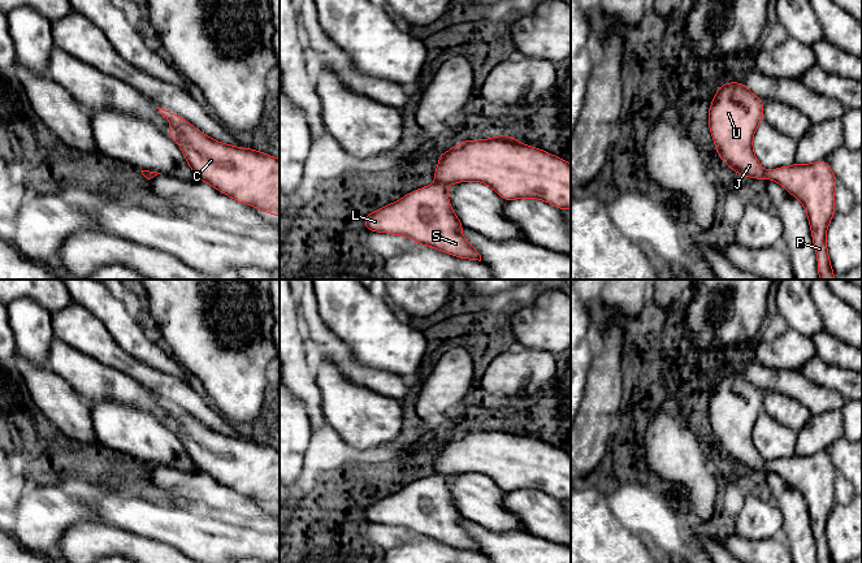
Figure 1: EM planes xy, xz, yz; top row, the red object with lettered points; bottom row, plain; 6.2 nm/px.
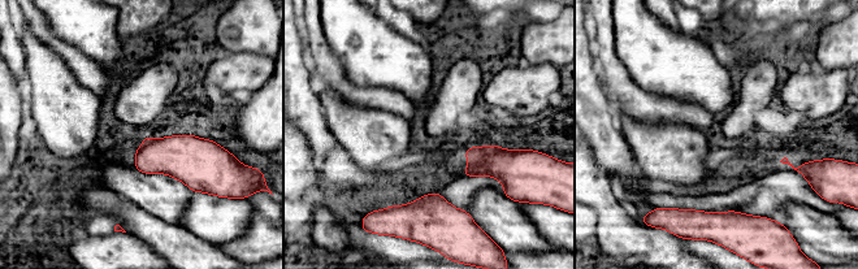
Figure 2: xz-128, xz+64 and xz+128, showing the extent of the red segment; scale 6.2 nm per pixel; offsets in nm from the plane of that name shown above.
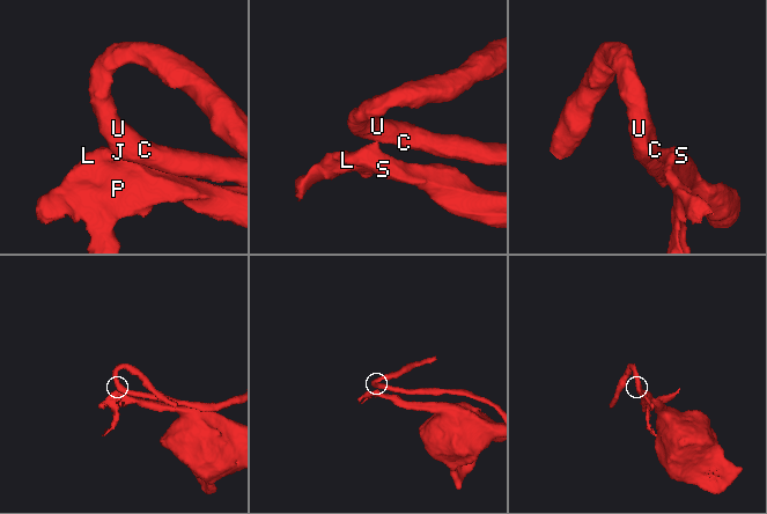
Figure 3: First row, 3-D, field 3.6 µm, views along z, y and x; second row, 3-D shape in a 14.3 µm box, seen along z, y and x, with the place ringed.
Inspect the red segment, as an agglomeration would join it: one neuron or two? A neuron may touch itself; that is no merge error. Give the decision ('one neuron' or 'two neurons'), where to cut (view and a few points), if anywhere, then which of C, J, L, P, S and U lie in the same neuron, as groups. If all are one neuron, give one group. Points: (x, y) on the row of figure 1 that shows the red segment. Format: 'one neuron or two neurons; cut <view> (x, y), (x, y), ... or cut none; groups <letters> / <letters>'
two neurons; cut xz (437, 181), (446, 185); groups C J U / L P S

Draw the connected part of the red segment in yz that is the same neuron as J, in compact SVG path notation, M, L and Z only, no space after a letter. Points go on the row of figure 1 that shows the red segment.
M744 83L718 87L709 108L709 127L715 150L737 176L766 178L766 170L753 151L753 135L763 120L764 101Z

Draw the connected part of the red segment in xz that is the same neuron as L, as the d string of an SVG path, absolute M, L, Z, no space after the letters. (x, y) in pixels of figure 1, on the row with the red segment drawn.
M436 182L417 189L398 202L364 217L365 230L390 233L413 239L460 259L478 260L481 255L460 234L464 225L452 211L446 185Z

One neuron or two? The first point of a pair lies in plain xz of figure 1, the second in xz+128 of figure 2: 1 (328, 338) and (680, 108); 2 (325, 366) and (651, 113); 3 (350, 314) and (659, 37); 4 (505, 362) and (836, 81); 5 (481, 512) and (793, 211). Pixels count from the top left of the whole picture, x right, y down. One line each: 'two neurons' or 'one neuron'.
1: one neuron
2: two neurons
3: one neuron
4: one neuron
5: one neuron

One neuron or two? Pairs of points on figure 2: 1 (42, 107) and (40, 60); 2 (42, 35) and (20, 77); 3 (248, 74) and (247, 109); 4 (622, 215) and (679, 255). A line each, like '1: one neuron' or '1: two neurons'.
1: one neuron
2: two neurons
3: two neurons
4: one neuron

